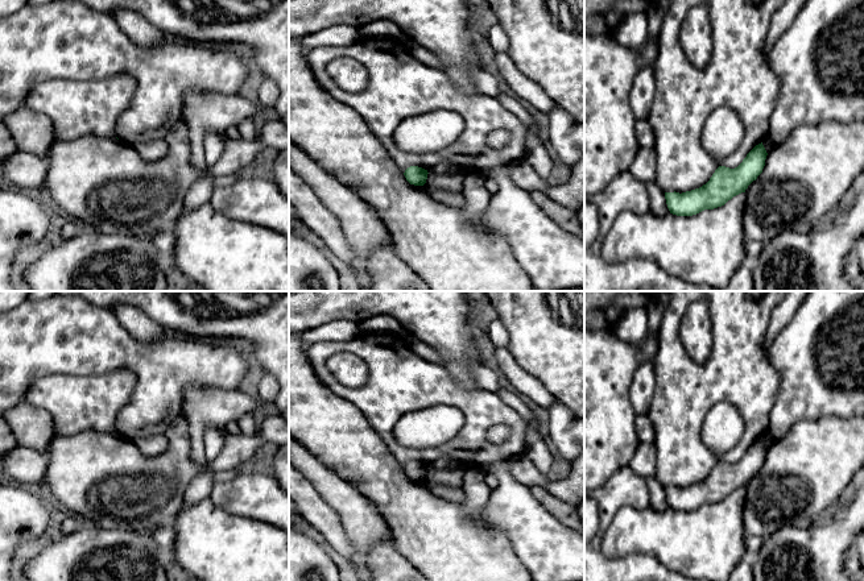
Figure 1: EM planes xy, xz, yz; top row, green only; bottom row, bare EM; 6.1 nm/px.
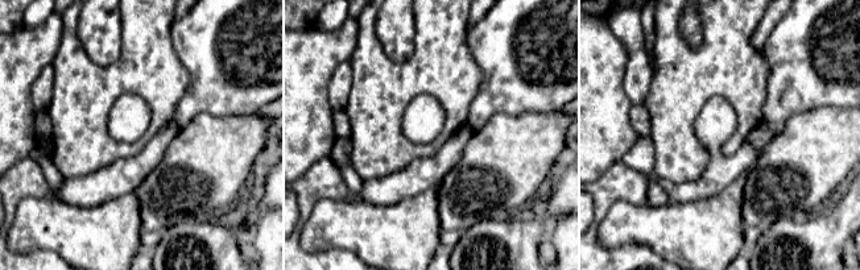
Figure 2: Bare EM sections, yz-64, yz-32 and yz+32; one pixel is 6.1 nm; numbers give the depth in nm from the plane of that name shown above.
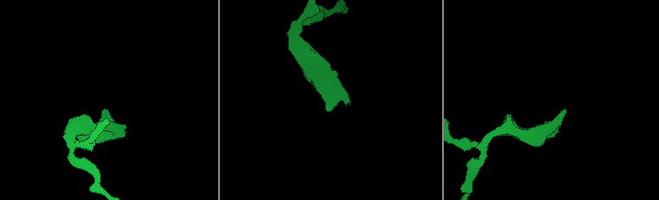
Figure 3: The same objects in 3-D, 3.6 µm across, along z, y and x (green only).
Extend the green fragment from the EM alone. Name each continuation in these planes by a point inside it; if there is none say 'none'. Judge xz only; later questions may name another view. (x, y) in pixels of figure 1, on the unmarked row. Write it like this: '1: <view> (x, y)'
none

